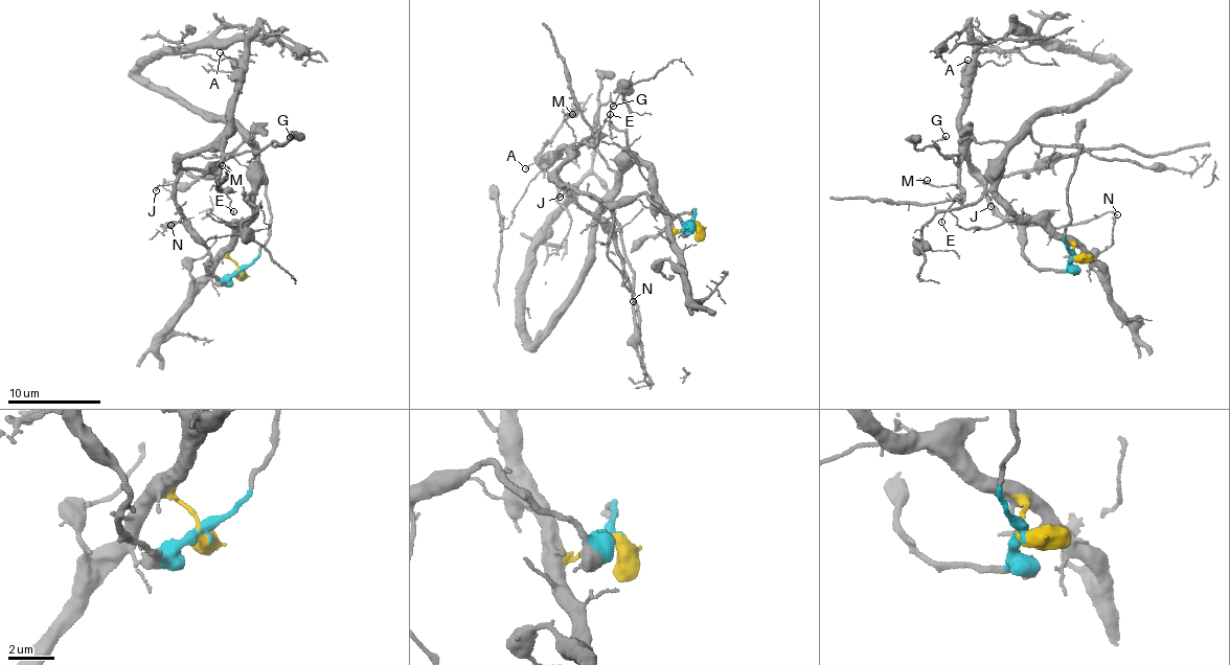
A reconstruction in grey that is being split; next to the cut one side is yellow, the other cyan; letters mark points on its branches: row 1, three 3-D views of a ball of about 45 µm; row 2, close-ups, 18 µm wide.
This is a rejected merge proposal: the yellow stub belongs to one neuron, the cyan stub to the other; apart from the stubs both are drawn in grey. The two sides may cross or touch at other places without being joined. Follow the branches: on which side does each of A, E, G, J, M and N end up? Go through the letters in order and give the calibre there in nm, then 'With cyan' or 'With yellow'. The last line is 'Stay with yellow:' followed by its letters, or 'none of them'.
A: Thickness 100 nm. With cyan
E: Thickness 90 nm. With cyan
G: Thickness 100 nm. With cyan
J: Thickness 100 nm. With cyan
M: Thickness 60 nm. With cyan
N: Thickness 120 nm. With cyan
Stay with yellow: none of them

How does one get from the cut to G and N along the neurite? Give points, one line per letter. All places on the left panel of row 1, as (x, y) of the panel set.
G: (242, 273), (209, 274), (208, 245), (180, 216), (176, 175), (184, 158), (203, 151), (251, 151), (290, 138)
N: (242, 273), (236, 270), (224, 278), (209, 274), (208, 245), (179, 222), (161, 227), (174, 221), (172, 226)

